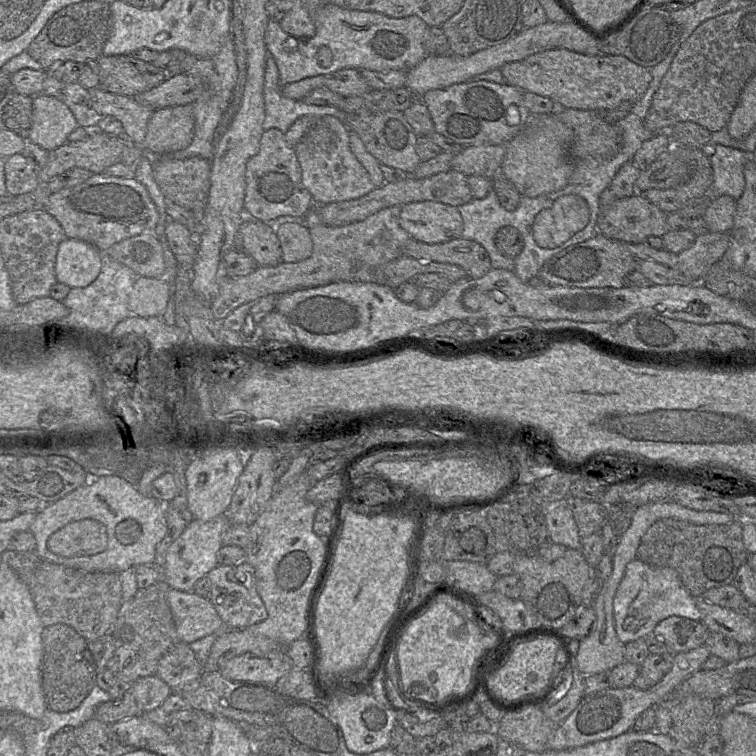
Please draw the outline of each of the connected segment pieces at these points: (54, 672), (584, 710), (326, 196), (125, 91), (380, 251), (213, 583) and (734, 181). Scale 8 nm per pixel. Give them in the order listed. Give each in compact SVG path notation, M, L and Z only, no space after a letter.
M55 624L42 632L43 659L41 664L42 690L47 708L66 713L80 706L96 684L96 667L89 651L89 642L72 627Z
M705 645L688 652L675 653L670 671L653 687L640 690L633 686L607 688L584 695L574 711L559 725L555 725L547 740L547 749L565 750L602 741L630 731L636 718L646 709L666 699L687 677L700 670L710 656Z
M335 117L319 118L294 148L302 171L302 183L316 206L355 200L376 188L367 170L351 151L349 129Z
M101 54L96 61L99 66L98 87L112 94L135 97L159 85L168 77L165 71L131 55L104 56Z
M402 206L384 208L365 220L340 227L309 223L303 219L313 242L311 256L295 263L258 266L246 276L222 276L217 295L210 303L213 317L222 321L237 307L267 295L283 295L332 282L371 282L371 269L401 256L403 245L411 238L399 224L401 209Z
M242 561L237 565L218 565L207 577L210 581L210 602L226 629L245 629L267 618L268 613L257 592L255 570L251 564Z
M720 144L707 150L713 174L710 193L713 197L728 195L737 200L745 188L744 165L750 154Z

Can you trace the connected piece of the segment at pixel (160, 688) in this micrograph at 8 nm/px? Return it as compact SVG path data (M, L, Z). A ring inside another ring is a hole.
M157 675L137 679L131 684L131 691L141 712L161 707L173 693L172 689Z

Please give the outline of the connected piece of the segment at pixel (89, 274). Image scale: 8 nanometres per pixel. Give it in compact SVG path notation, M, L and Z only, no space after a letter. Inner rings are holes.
M64 239L58 247L55 276L70 288L85 288L98 277L102 252L94 245L75 239Z

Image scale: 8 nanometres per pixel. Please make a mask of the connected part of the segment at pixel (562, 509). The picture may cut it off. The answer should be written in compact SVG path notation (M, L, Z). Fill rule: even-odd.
M565 501L545 507L544 517L552 543L581 550L578 528Z

